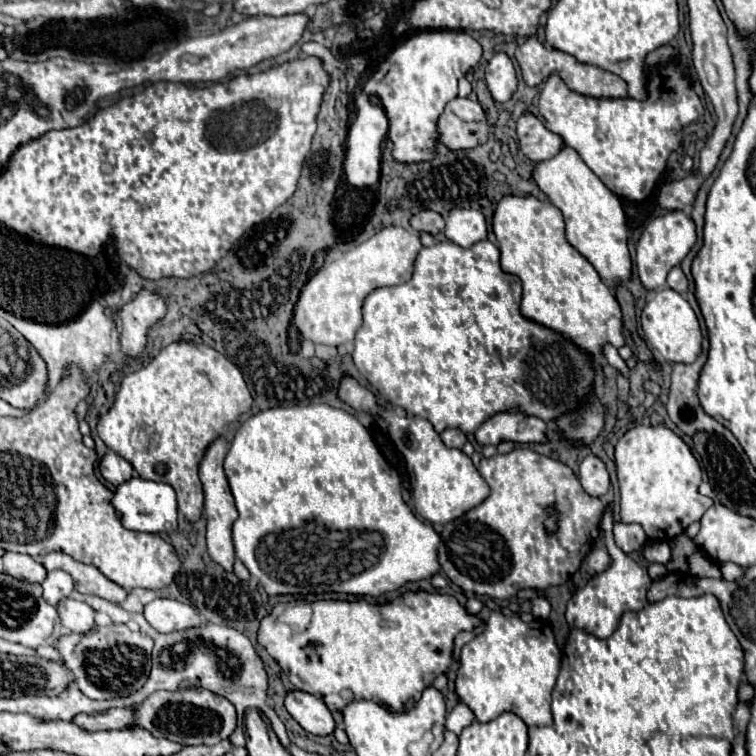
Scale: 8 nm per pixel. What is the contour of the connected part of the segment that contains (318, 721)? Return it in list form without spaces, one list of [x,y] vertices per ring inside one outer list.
[[[290,691],[286,695],[288,713],[312,735],[332,735],[336,721],[320,697],[304,691]]]

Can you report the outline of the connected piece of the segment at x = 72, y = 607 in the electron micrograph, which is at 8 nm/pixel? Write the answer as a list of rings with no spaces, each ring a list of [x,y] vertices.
[[[62,599],[58,605],[58,613],[60,613],[64,629],[72,633],[88,633],[96,625],[94,621],[96,611],[82,601]]]

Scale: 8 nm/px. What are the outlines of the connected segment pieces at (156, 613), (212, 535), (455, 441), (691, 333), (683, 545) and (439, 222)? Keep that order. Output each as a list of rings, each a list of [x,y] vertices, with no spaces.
[[[154,599],[148,605],[144,605],[144,617],[146,621],[158,631],[158,633],[172,633],[188,627],[202,625],[202,617],[186,603],[180,603],[176,599]]]
[[[216,437],[210,447],[206,449],[202,463],[200,463],[200,481],[204,485],[204,513],[206,513],[206,523],[208,523],[208,531],[206,531],[206,539],[208,539],[208,553],[212,557],[212,561],[216,561],[218,565],[222,565],[226,571],[232,571],[232,563],[234,563],[234,545],[232,545],[232,525],[238,519],[238,511],[234,505],[234,497],[230,493],[228,487],[228,479],[224,475],[222,469],[222,461],[228,453],[228,439],[226,437]]]
[[[446,429],[446,431],[442,433],[442,441],[444,441],[448,447],[462,449],[462,445],[466,443],[466,435],[464,435],[460,429]]]
[[[664,287],[658,293],[654,293],[654,297],[642,309],[642,331],[650,349],[660,357],[664,357],[666,361],[692,363],[700,353],[702,333],[698,317],[692,311],[690,303],[670,287]]]
[[[682,533],[674,539],[670,539],[670,549],[672,549],[672,563],[668,565],[668,569],[686,573],[688,571],[686,557],[690,557],[698,547],[694,545],[694,541],[690,537],[686,537],[686,533]]]
[[[422,211],[418,215],[414,215],[410,219],[410,225],[416,229],[416,231],[426,231],[430,235],[440,235],[444,231],[444,217],[440,213],[434,213],[434,211]]]

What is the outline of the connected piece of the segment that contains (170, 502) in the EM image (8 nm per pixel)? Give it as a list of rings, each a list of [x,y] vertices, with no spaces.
[[[130,477],[128,481],[116,485],[110,503],[116,507],[116,513],[122,525],[130,531],[146,531],[146,533],[172,533],[178,527],[178,509],[176,509],[176,493],[166,483],[144,481],[140,477]]]

